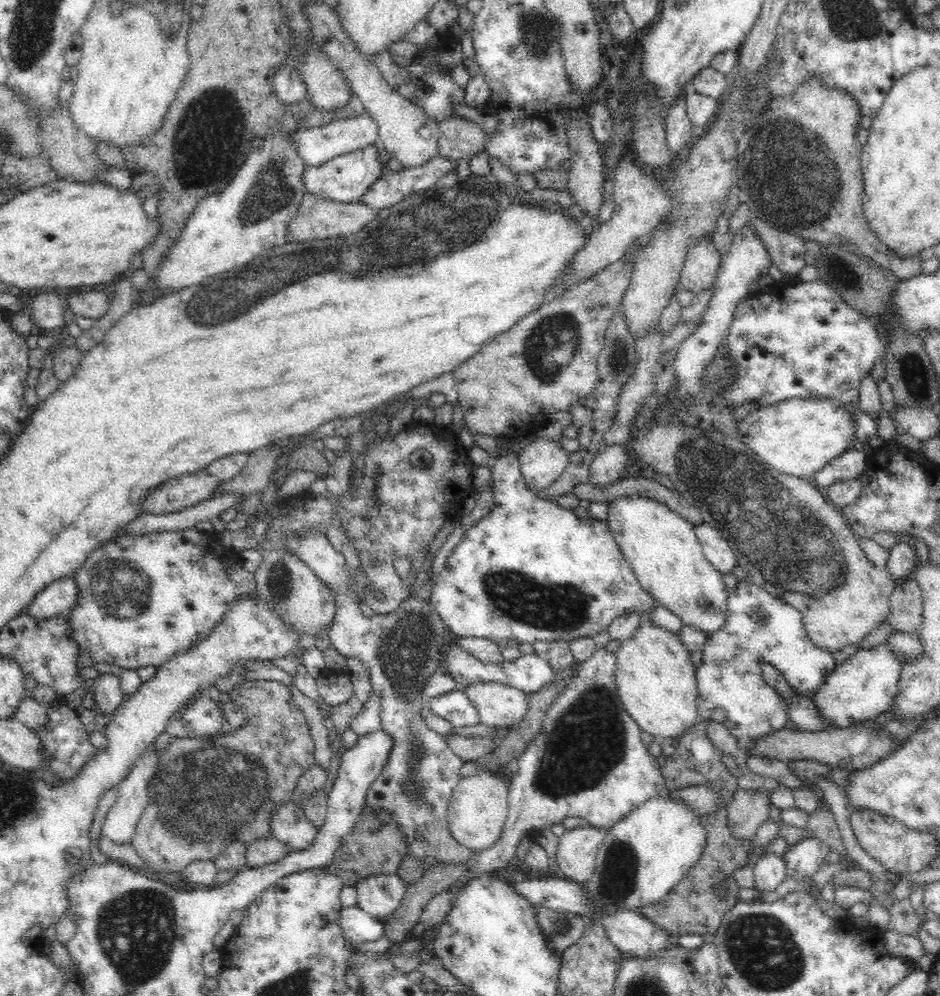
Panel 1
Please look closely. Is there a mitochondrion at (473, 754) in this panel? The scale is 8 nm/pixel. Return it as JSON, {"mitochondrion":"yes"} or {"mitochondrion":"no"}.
{"mitochondrion":"no"}

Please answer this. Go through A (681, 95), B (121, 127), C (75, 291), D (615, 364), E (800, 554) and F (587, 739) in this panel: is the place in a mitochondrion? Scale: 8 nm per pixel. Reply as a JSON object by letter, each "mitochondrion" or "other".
{"A":"other","B":"other","C":"other","D":"mitochondrion","E":"mitochondrion","F":"mitochondrion"}

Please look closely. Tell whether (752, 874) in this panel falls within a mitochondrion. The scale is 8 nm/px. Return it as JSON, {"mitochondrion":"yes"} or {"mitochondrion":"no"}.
{"mitochondrion":"no"}

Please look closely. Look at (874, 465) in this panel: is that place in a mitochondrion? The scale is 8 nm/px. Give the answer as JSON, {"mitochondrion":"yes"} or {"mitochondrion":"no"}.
{"mitochondrion":"no"}

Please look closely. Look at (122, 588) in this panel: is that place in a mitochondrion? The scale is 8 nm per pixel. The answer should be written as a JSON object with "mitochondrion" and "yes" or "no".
{"mitochondrion":"yes"}

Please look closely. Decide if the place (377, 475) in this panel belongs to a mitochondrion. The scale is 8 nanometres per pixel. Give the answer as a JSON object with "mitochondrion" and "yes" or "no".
{"mitochondrion":"no"}

